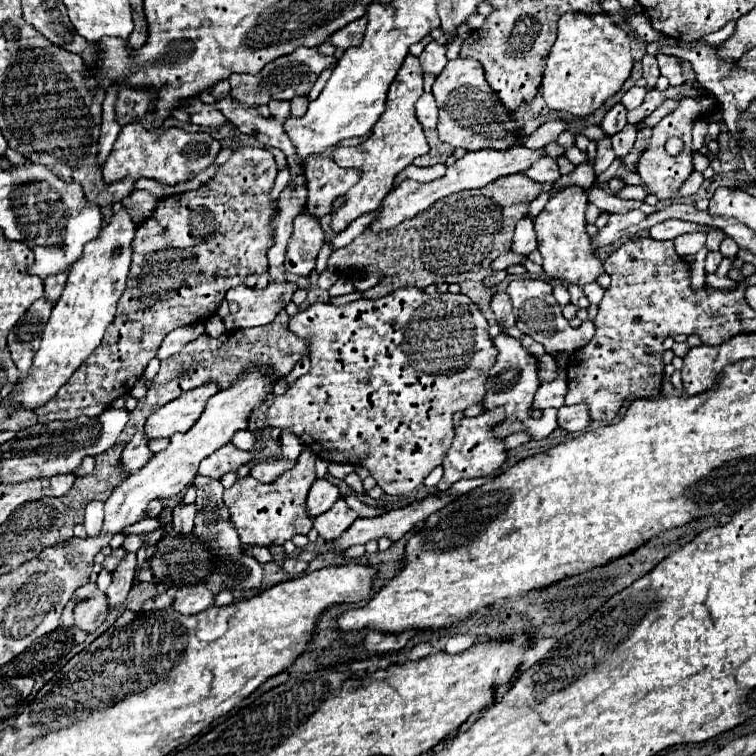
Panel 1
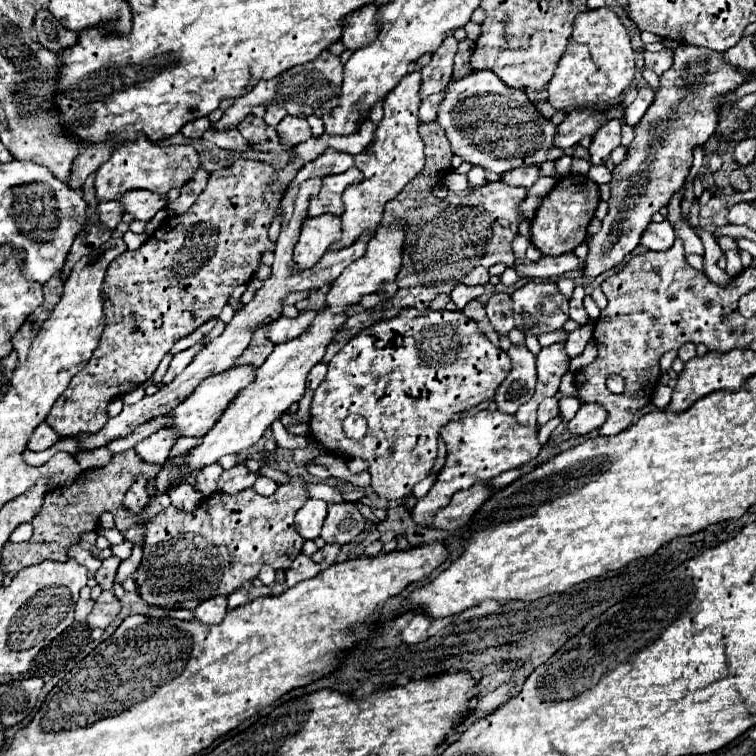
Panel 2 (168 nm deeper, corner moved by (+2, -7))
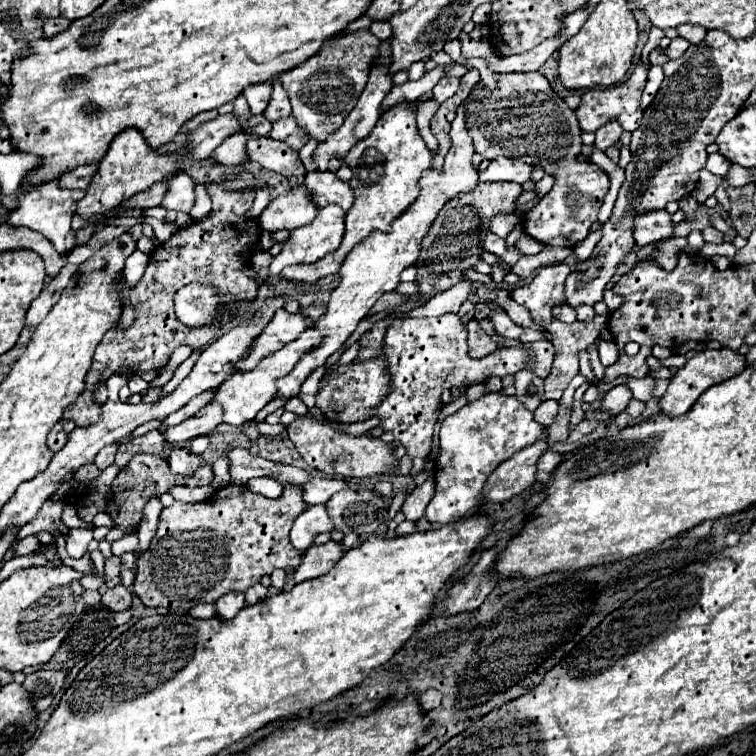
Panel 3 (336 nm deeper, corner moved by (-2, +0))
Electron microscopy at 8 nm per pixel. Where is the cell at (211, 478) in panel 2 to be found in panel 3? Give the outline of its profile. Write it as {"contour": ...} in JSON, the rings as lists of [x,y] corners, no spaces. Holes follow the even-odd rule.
{"contour":[[[135,453],[131,457],[131,461],[121,469],[121,473],[111,483],[111,491],[107,497],[107,513],[111,515],[115,527],[119,527],[121,531],[133,531],[139,527],[139,521],[143,517],[143,505],[147,505],[147,501],[151,499],[151,493],[157,493],[157,491],[167,493],[175,485],[203,487],[203,485],[211,485],[211,481],[213,481],[211,465],[203,465],[193,475],[183,477],[183,475],[173,475],[163,457],[147,455],[147,453]]]}

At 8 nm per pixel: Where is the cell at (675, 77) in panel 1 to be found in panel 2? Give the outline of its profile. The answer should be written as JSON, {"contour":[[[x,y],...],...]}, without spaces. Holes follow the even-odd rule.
{"contour":[[[679,44],[673,52],[673,66],[659,76],[659,82],[661,86],[653,108],[647,110],[643,120],[635,126],[635,140],[627,148],[625,160],[613,170],[609,212],[603,220],[603,228],[593,234],[589,242],[585,266],[585,276],[589,280],[617,266],[639,244],[653,212],[665,206],[671,194],[681,188],[693,160],[693,148],[705,144],[715,132],[719,106],[713,98],[737,88],[745,80],[729,64],[719,64],[719,52]],[[667,104],[677,104],[679,110],[661,110]]]}

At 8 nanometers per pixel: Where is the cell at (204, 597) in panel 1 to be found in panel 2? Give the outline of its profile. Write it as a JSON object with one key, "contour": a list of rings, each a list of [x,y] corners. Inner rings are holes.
{"contour":[[[213,596],[209,600],[203,600],[195,610],[195,620],[201,624],[219,624],[227,612],[227,598],[225,596]]]}

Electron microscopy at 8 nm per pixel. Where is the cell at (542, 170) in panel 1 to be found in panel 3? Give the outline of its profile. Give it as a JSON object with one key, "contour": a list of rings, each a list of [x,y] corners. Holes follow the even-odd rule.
{"contour":[[[497,157],[489,163],[487,171],[481,171],[479,177],[481,181],[515,181],[515,183],[525,183],[531,177],[533,167],[519,161],[519,159],[509,159],[509,157]]]}

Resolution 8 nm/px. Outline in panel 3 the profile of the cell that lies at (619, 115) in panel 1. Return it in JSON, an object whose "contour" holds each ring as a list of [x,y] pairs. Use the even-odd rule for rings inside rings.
{"contour":[[[611,121],[611,123],[603,125],[601,129],[597,129],[597,133],[595,133],[595,143],[593,143],[593,145],[595,145],[597,149],[605,151],[607,147],[611,147],[611,145],[615,145],[615,143],[619,141],[621,133],[623,133],[621,125],[619,125],[617,121]]]}

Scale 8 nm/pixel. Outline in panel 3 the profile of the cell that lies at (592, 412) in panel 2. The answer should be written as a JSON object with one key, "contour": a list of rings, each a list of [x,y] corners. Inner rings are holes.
{"contour":[[[623,385],[623,387],[613,387],[607,395],[605,395],[605,399],[603,399],[603,403],[601,403],[601,409],[605,409],[605,411],[609,411],[611,415],[617,415],[617,413],[621,413],[627,405],[629,405],[629,401],[631,401],[631,391]]]}

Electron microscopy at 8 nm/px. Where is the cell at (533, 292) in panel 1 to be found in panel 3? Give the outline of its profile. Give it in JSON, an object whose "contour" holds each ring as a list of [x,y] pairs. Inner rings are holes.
{"contour":[[[565,263],[543,267],[527,285],[515,287],[511,291],[511,299],[515,299],[519,305],[527,307],[533,315],[533,319],[539,325],[551,323],[553,305],[563,303],[563,285],[569,275],[569,267]]]}

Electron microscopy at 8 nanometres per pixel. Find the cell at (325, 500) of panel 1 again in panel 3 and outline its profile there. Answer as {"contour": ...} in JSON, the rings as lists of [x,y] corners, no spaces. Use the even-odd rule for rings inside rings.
{"contour":[[[313,505],[307,511],[303,511],[297,517],[297,521],[293,523],[291,545],[295,547],[295,551],[299,551],[303,555],[313,545],[313,539],[325,531],[333,531],[333,525],[331,525],[331,519],[327,517],[325,505]]]}

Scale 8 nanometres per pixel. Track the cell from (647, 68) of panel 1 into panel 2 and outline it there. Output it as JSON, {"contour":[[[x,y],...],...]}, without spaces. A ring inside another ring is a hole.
{"contour":[[[663,50],[657,54],[645,52],[645,68],[653,70],[655,74],[663,74],[671,66],[671,56],[673,56],[673,50]]]}

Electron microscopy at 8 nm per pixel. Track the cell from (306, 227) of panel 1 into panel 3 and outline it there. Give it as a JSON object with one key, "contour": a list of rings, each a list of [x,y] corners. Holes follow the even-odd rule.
{"contour":[[[327,205],[323,209],[317,211],[315,219],[303,227],[297,227],[291,231],[289,239],[283,245],[283,251],[273,259],[271,267],[273,267],[273,275],[279,275],[287,265],[295,265],[295,263],[315,263],[319,259],[323,259],[325,255],[333,253],[343,239],[343,231],[345,231],[345,211],[339,205]]]}

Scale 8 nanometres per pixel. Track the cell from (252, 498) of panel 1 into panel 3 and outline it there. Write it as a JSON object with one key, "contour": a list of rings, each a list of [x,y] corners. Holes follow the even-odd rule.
{"contour":[[[229,485],[201,503],[175,501],[171,507],[163,509],[155,539],[151,541],[149,549],[137,557],[137,575],[133,583],[135,595],[147,607],[187,611],[197,603],[215,603],[229,591],[247,591],[247,587],[259,583],[263,575],[271,575],[273,569],[295,569],[301,563],[301,555],[291,549],[289,531],[293,521],[303,511],[305,501],[301,497],[301,489],[293,485],[285,487],[281,499],[261,497],[243,485]]]}

